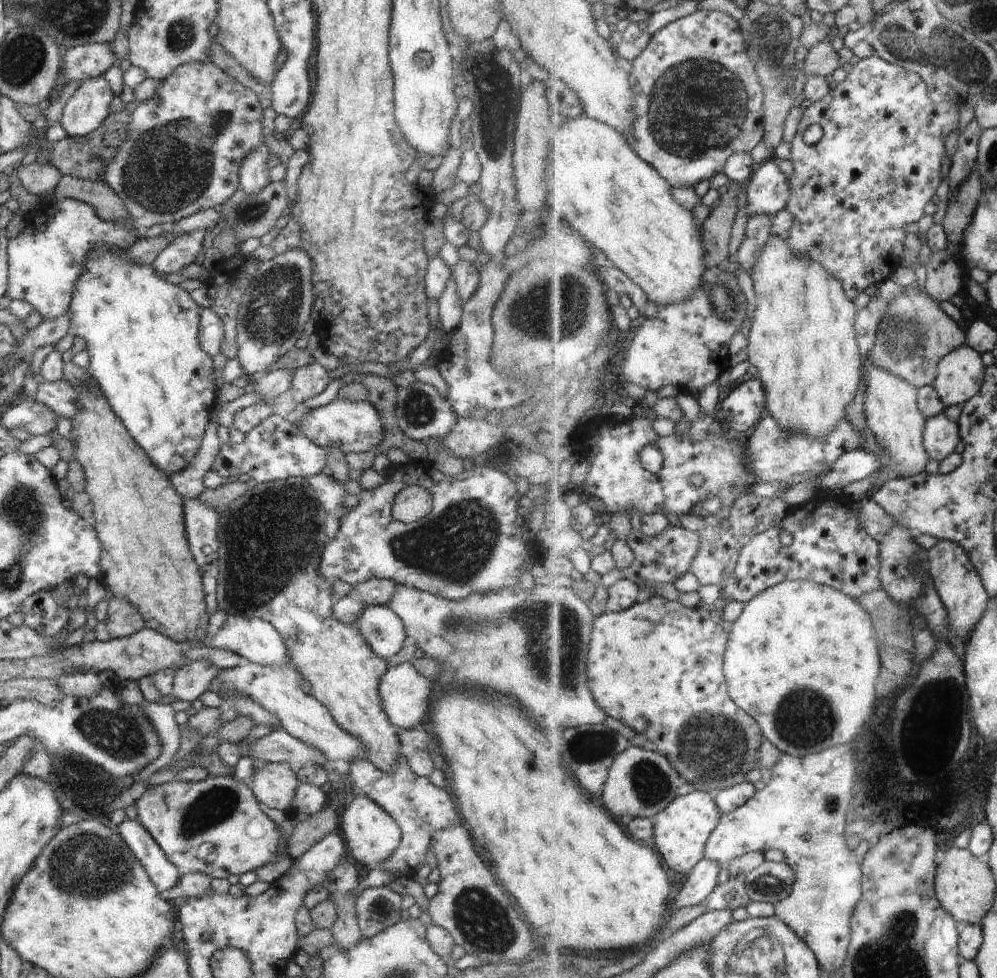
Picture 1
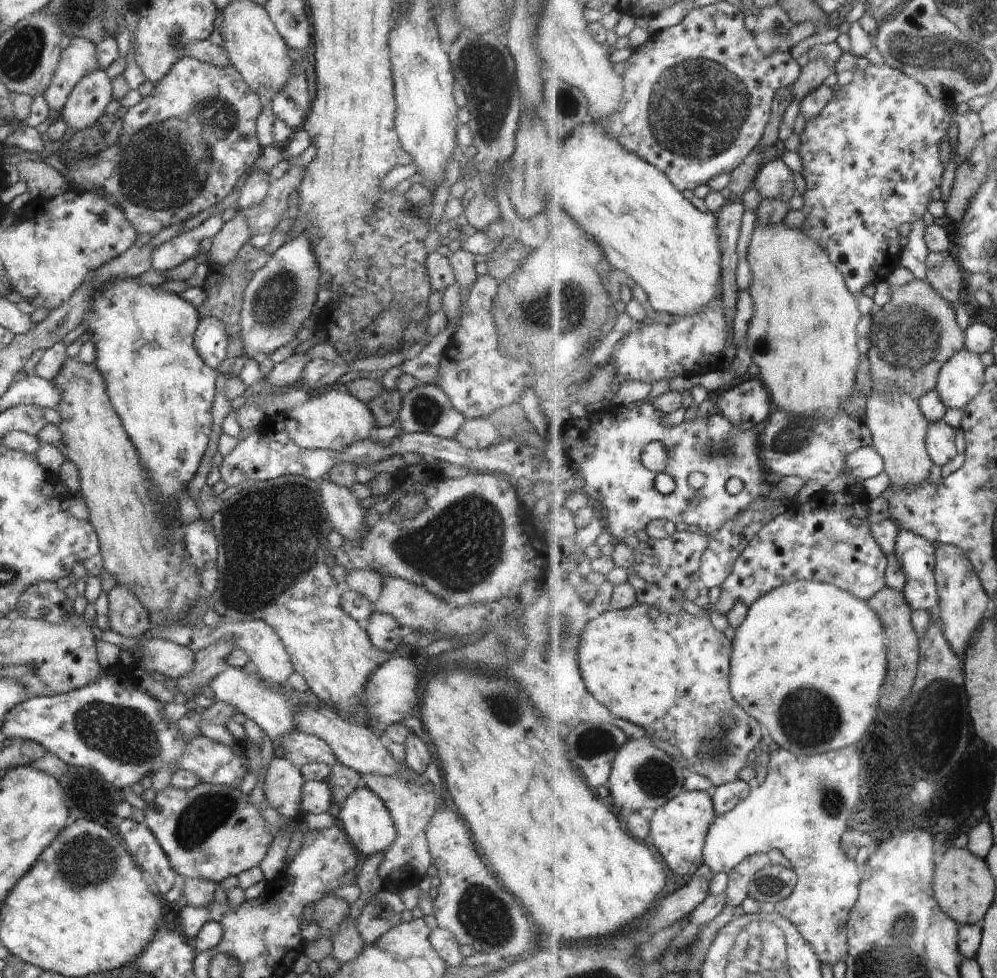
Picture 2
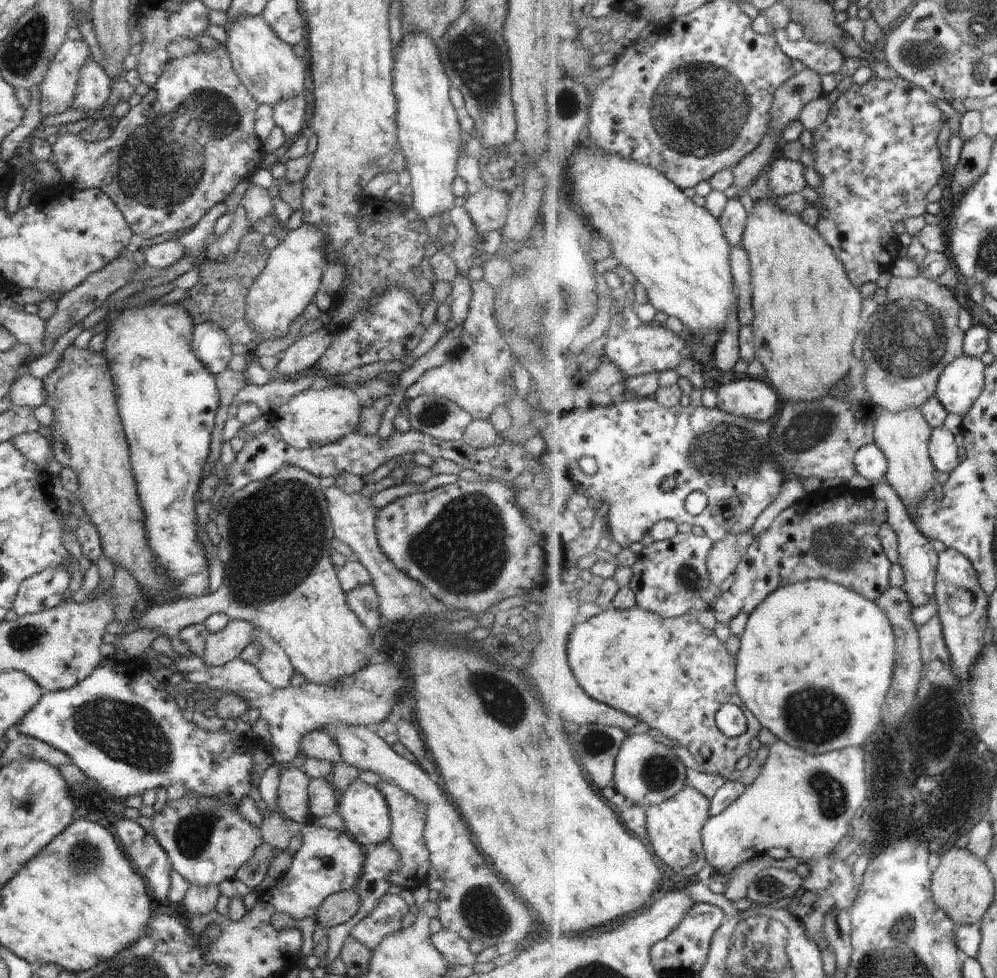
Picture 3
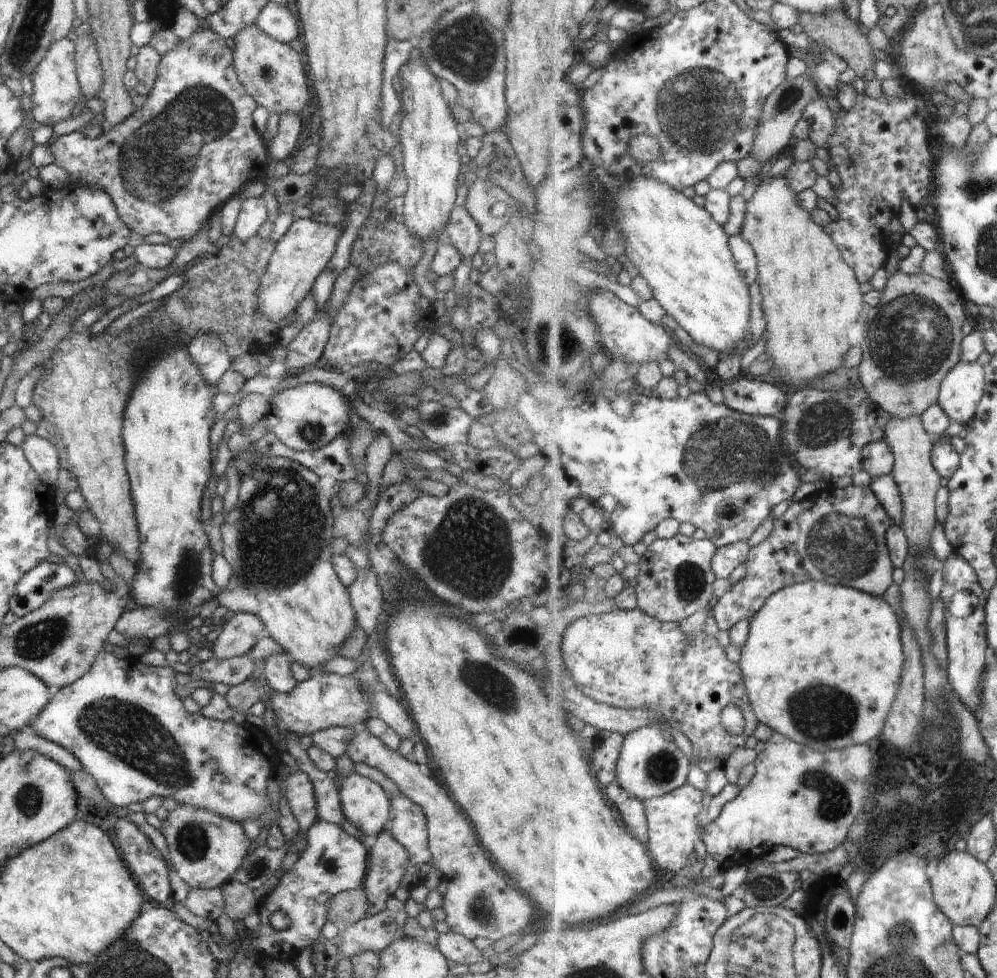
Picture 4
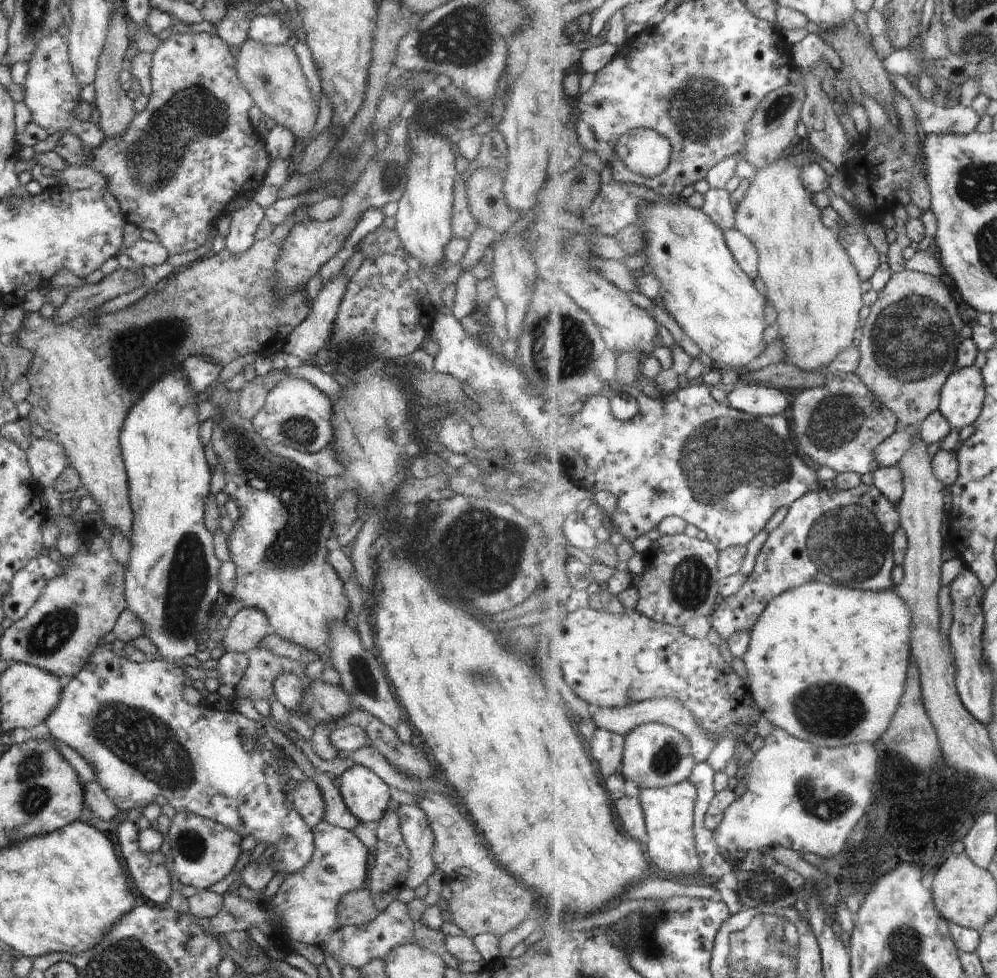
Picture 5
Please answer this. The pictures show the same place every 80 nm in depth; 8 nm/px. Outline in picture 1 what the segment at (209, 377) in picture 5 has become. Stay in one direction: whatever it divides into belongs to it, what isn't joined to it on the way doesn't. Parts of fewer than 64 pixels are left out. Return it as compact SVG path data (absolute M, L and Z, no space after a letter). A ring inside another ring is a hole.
M210 307L199 308L199 318L198 344L202 352L212 359L221 352L221 344L225 339L224 325Z

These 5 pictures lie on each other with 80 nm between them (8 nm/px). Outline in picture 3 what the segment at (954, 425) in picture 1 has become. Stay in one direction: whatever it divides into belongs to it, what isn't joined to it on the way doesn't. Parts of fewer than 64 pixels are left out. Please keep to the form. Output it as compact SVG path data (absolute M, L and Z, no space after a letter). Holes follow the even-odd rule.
M948 426L935 428L931 438L931 455L940 472L950 472L951 474L958 468L960 464L958 447L956 435Z

